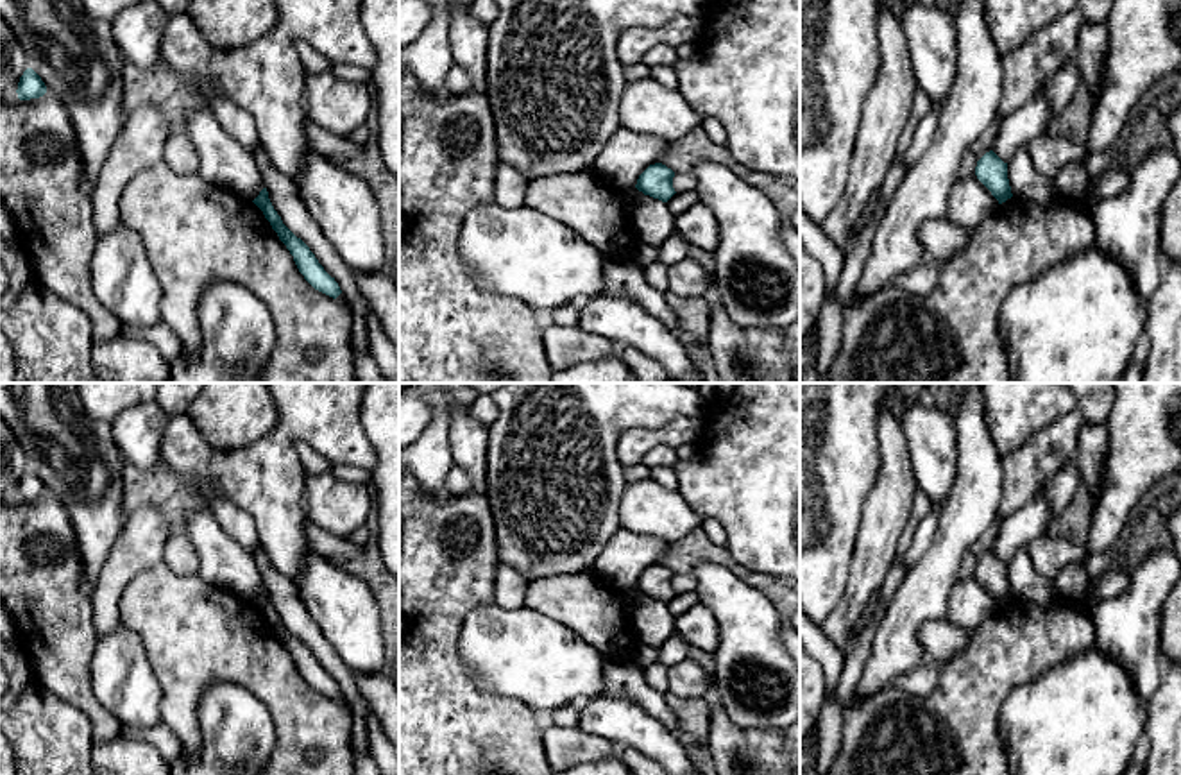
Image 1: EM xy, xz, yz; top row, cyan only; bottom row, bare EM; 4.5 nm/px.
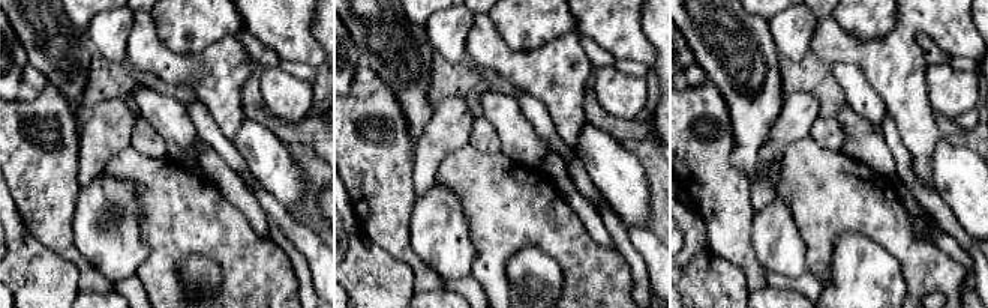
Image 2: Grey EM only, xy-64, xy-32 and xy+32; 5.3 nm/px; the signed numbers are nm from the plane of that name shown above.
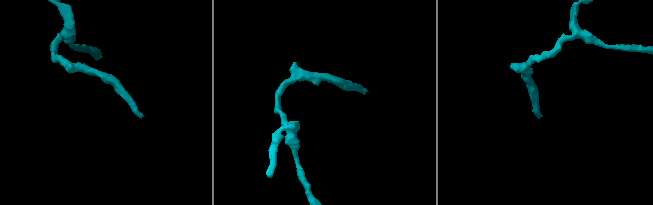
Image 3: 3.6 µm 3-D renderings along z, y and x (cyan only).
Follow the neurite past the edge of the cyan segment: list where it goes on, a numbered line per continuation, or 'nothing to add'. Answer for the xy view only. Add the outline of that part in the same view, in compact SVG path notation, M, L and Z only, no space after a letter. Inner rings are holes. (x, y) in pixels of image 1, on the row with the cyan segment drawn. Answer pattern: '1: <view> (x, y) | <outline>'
1: xy (195, 233) | M159 161L136 174L125 186L120 197L120 217L125 226L141 234L163 288L161 320L175 331L188 353L195 354L200 347L199 301L202 292L215 281L231 281L261 299L274 319L276 345L258 376L258 383L356 383L351 340L353 315L349 306L315 290L304 279L293 256L252 200L208 183L199 174L177 174L165 161Z

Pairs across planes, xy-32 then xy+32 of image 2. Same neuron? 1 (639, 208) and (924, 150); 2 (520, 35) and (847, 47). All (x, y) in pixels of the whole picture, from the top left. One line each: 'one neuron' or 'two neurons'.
1: two neurons
2: two neurons

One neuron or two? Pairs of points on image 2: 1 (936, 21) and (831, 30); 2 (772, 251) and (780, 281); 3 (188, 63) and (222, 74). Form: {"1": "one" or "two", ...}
{"1": "one", "2": "two", "3": "one"}

